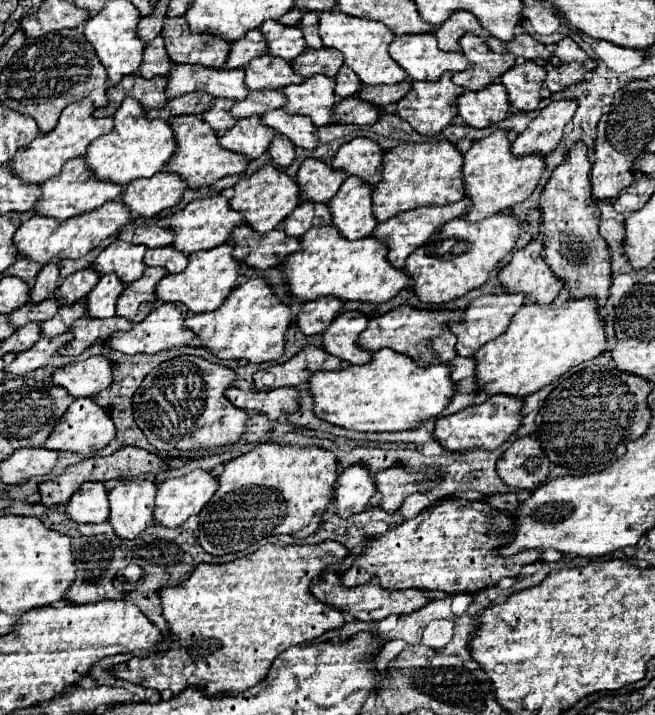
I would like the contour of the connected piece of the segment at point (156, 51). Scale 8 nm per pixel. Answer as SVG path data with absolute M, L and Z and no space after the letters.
M156 36L156 38L146 46L144 62L142 62L142 66L138 68L138 74L140 74L140 76L146 76L146 78L168 76L168 74L170 74L170 68L172 68L172 62L170 62L170 58L168 58L168 54L166 54L164 40L162 40L162 36Z

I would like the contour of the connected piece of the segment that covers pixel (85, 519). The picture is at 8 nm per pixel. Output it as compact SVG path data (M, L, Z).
M86 482L66 504L66 516L78 524L100 524L108 520L108 492L102 482Z

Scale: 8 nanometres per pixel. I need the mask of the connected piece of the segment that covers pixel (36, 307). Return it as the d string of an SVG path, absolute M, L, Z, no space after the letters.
M48 298L48 300L40 302L40 304L28 302L26 306L22 306L16 312L10 314L10 324L14 328L20 328L20 326L24 326L28 322L44 322L44 320L50 320L56 312L58 312L56 300L50 300Z

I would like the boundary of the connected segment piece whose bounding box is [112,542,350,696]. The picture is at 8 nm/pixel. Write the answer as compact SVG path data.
M338 542L312 546L264 544L254 554L230 564L198 564L186 582L160 592L164 618L174 638L172 650L148 658L132 658L130 662L112 668L112 674L132 684L140 684L142 688L154 688L158 692L172 690L172 694L180 694L186 688L198 688L204 692L204 696L244 692L246 688L264 680L274 658L290 646L310 642L328 630L342 628L346 622L342 610L334 606L322 606L322 602L310 594L310 584L332 564L332 556L338 556L338 562L342 562L348 554L348 548L340 546Z

